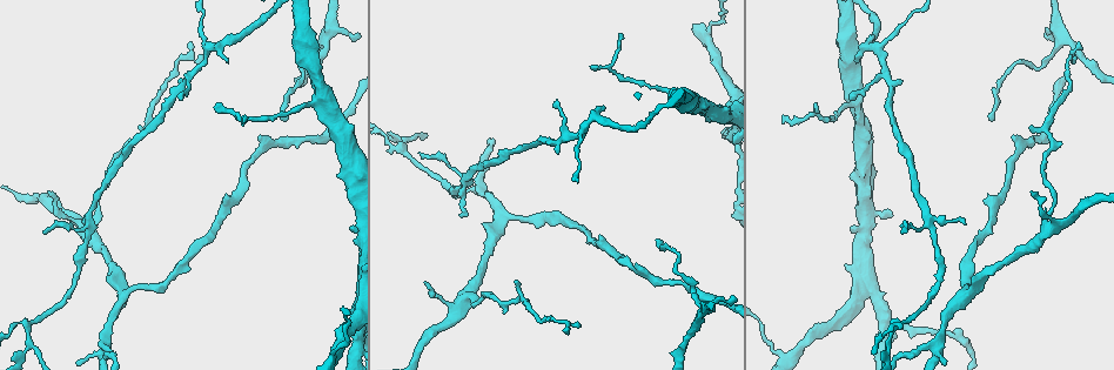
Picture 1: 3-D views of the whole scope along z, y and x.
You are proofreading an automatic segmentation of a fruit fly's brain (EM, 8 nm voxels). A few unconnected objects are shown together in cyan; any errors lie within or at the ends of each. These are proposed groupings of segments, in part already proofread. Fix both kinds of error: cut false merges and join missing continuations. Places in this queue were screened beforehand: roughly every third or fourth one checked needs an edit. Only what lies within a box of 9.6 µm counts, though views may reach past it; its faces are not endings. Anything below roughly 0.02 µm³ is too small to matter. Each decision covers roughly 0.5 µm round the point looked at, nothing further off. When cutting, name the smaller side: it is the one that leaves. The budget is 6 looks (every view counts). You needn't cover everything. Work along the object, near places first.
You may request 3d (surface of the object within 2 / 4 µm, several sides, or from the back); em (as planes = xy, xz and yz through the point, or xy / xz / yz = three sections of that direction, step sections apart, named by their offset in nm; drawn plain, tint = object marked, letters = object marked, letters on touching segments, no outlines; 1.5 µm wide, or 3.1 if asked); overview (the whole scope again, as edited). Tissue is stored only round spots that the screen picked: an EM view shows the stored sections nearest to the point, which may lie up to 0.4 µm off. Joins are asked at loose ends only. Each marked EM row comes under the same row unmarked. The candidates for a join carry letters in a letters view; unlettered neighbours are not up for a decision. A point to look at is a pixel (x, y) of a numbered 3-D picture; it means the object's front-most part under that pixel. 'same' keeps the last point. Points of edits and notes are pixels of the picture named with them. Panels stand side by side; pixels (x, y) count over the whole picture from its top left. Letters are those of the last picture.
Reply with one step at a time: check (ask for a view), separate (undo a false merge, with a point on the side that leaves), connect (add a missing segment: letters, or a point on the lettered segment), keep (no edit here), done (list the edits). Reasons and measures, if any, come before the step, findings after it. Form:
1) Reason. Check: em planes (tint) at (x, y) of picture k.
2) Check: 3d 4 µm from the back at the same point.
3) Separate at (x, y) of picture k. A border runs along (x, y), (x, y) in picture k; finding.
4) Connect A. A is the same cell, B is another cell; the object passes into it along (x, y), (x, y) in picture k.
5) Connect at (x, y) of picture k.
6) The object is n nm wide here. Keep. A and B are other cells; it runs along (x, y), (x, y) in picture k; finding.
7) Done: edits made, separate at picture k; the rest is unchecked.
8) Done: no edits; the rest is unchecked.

Check: em xy step 4 (letters) at (43, 232) of picture 1.

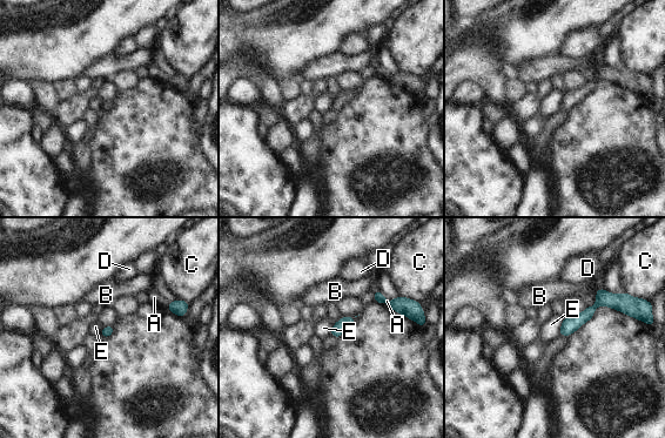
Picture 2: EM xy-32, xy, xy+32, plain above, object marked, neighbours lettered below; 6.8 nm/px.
Cut it another way. Check: em planes (letters) at the same point.

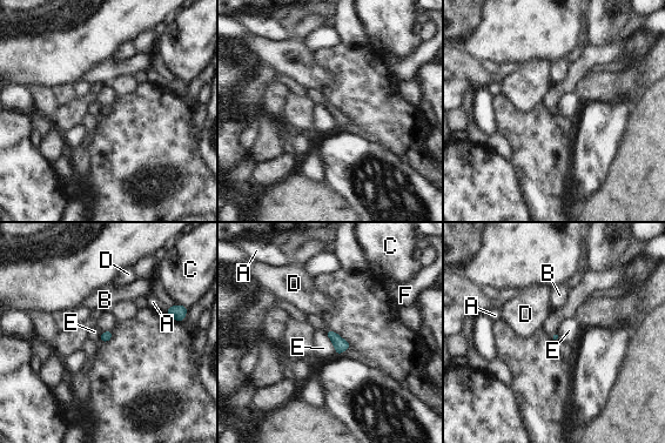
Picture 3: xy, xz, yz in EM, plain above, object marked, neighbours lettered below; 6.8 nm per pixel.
Keep. A, B, C, D, E and F are other cells; a border runs along (323, 333), (330, 340), (337, 355) in picture 3; no lettered segment goes on from it.

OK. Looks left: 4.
Arms part here. Check: em yz step 4 (tint) at (902, 321) of picture 1.

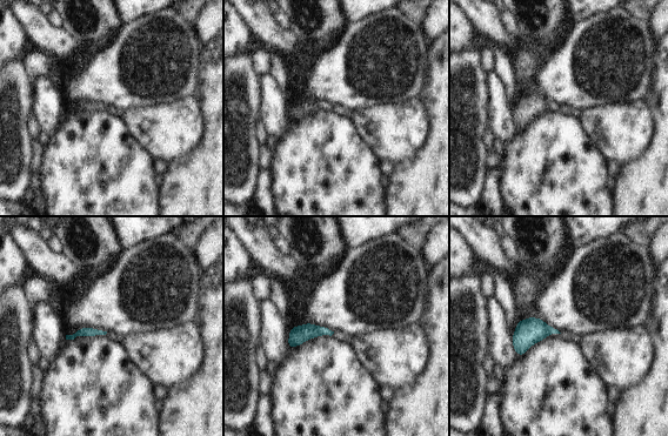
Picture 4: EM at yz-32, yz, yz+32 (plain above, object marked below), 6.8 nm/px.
Another direction. Check: em planes (letters) at the same point.

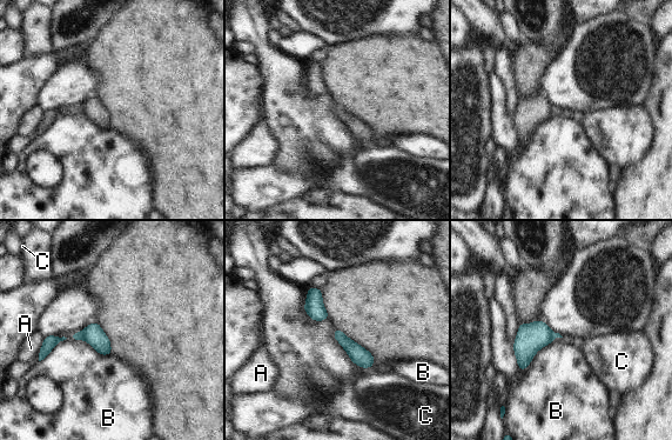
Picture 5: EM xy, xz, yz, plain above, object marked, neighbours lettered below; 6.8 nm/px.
The object is 60 nm wide here. Separate at (79, 335) of picture 5. A, B and C are other cells; a border runs along (82, 331), (84, 339) in picture 5; two neurons meet here.

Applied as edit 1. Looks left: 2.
Done: edits made, separate at picture 5; the rest is unchecked.

